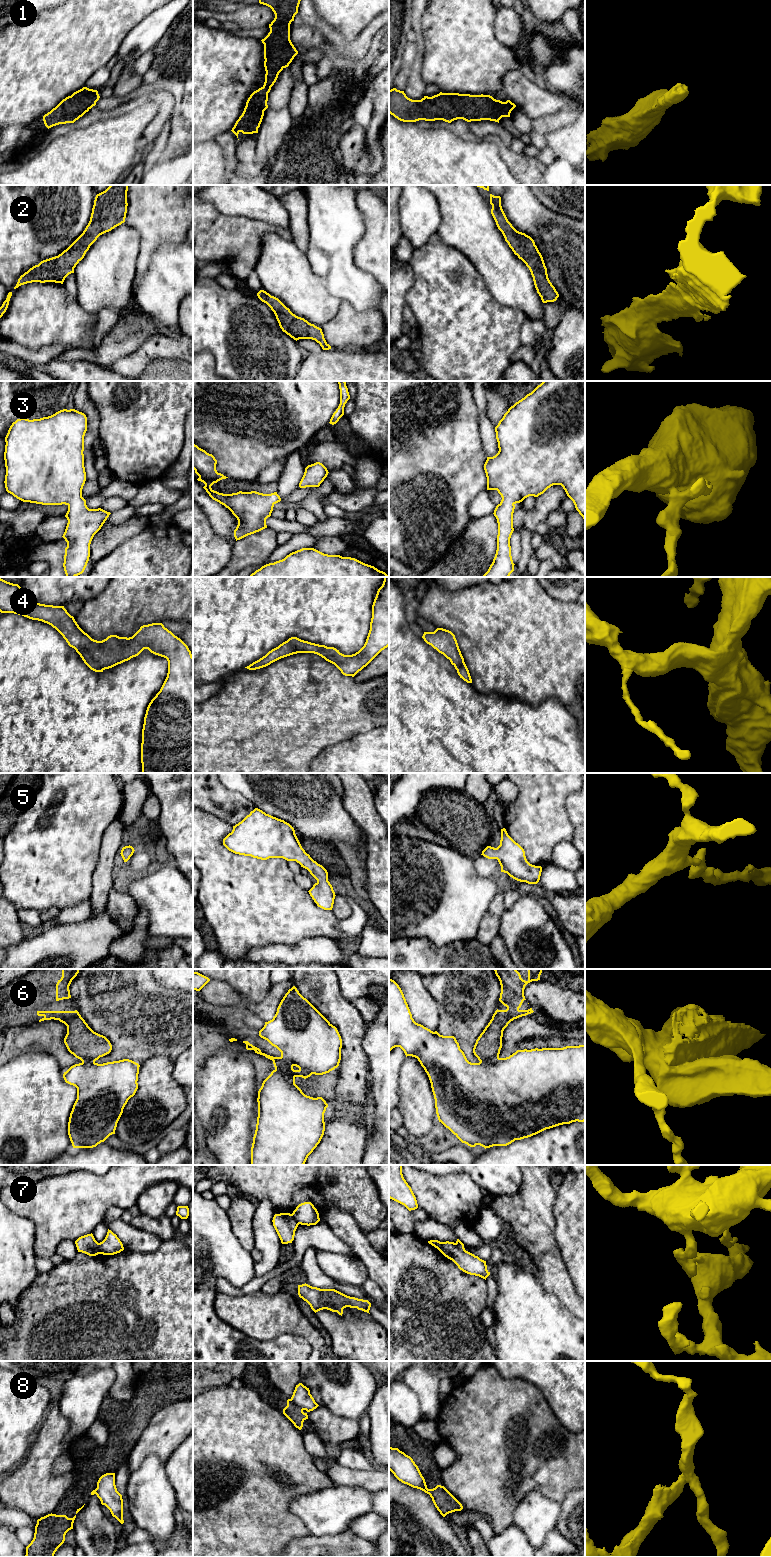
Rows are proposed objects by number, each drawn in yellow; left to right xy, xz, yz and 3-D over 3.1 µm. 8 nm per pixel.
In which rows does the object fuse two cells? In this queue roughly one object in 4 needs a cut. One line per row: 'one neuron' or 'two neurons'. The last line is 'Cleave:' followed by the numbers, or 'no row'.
1: two neurons
2: one neuron
3: one neuron
4: one neuron
5: one neuron
6: two neurons
7: two neurons
8: two neurons
Cleave: 1, 6, 7, 8

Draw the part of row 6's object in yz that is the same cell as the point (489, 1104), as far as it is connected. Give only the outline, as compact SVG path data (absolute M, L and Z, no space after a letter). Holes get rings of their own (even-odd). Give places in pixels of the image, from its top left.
M389 979L389 1051L395 1047L400 1047L404 1051L406 1057L412 1056L418 1059L429 1077L439 1122L448 1128L462 1143L470 1147L480 1145L486 1149L493 1146L507 1146L515 1140L531 1137L546 1129L563 1124L570 1124L576 1121L585 1121L585 1045L566 1046L563 1048L517 1050L509 1057L498 1058L493 1062L471 1063L460 1049L459 1043L454 1036L440 1035L437 1031L433 1032L414 1021L401 988L394 980Z

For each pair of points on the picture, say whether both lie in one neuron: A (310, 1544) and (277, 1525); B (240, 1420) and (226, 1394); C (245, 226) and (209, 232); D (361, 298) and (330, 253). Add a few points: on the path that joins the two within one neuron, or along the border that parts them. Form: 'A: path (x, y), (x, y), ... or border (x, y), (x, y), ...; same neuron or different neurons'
A: border (308, 1533), (299, 1538), (292, 1539), (285, 1546); different neurons
B: path (234, 1414), (226, 1406), (226, 1400); same neuron
C: path (236, 232), (218, 232); same neuron
D: path (354, 287), (338, 271), (335, 264); same neuron

